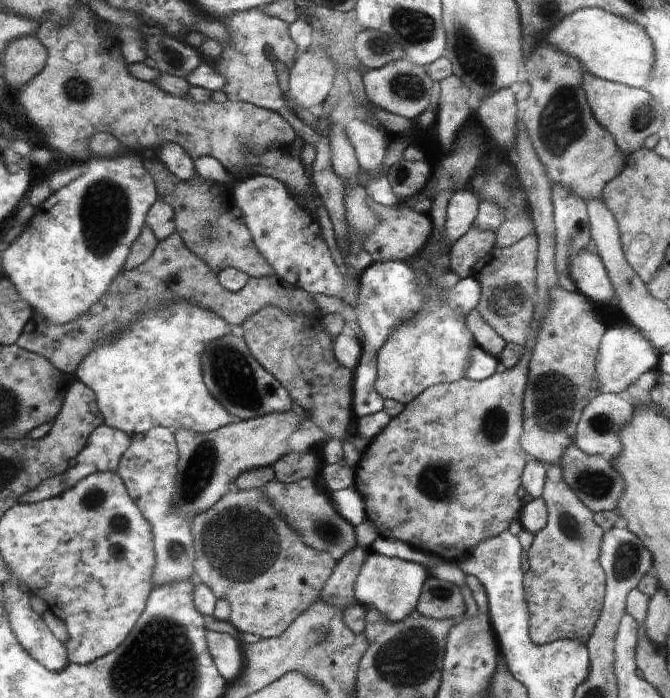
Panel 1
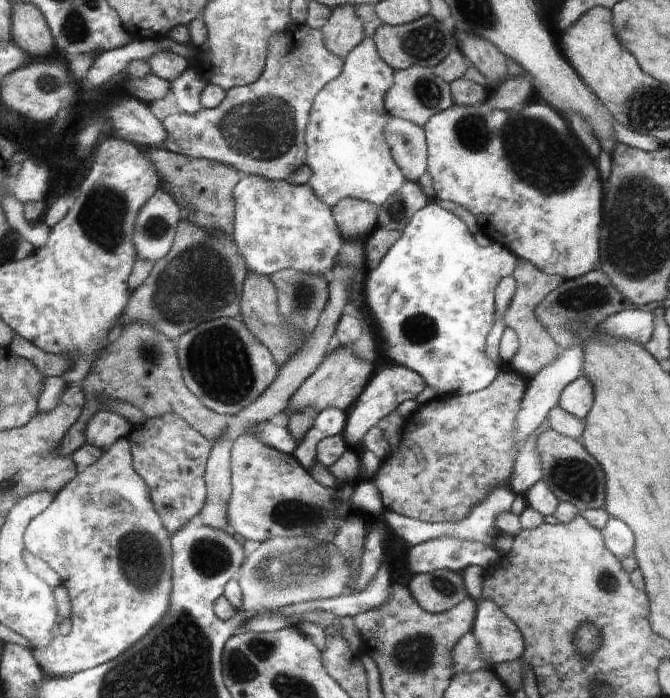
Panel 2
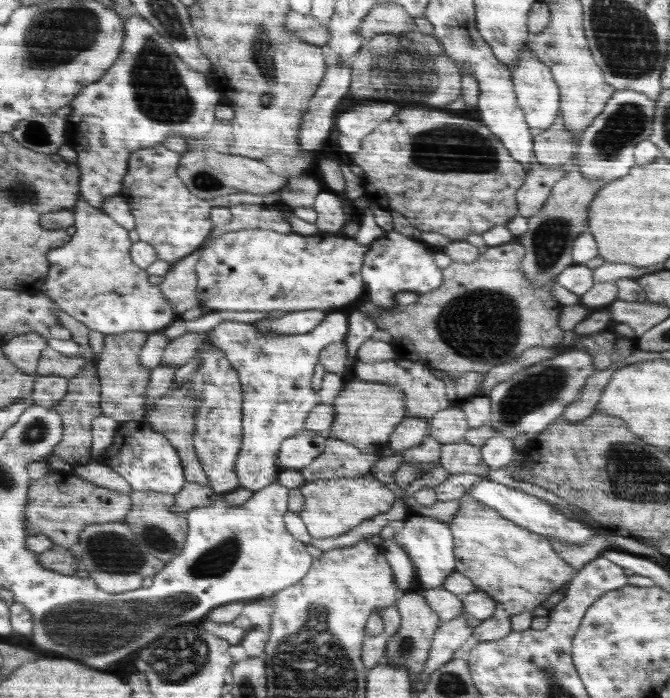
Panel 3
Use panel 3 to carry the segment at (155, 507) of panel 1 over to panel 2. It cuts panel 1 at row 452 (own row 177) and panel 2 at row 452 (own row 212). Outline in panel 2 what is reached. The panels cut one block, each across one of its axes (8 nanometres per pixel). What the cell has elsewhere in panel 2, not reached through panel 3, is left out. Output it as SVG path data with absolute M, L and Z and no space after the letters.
M164 414L160 418L148 418L142 424L130 425L126 438L131 444L136 474L147 484L160 522L168 534L180 532L206 505L206 469L214 445L178 414Z

